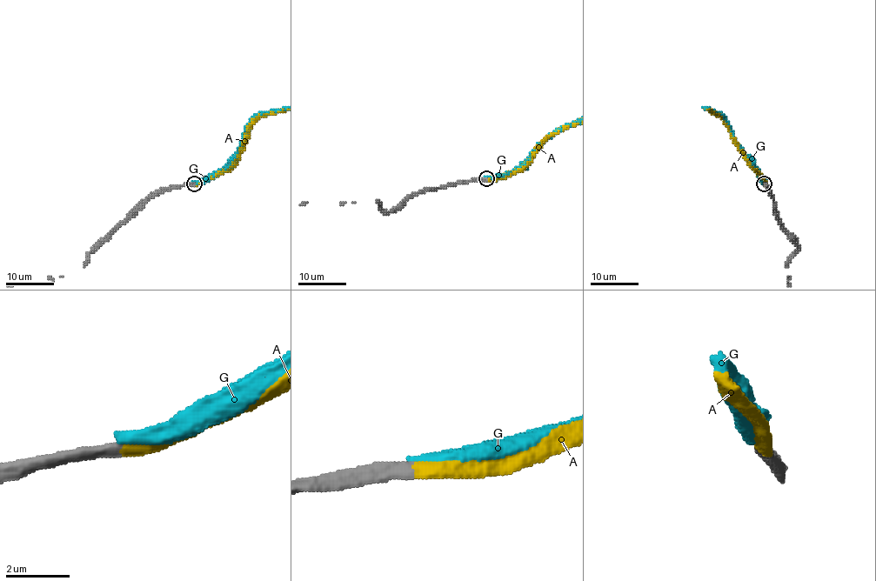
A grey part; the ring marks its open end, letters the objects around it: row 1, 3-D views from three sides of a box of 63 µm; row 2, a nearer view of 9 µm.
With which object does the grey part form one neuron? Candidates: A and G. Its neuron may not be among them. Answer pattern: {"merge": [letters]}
{"merge": ["A"]}

